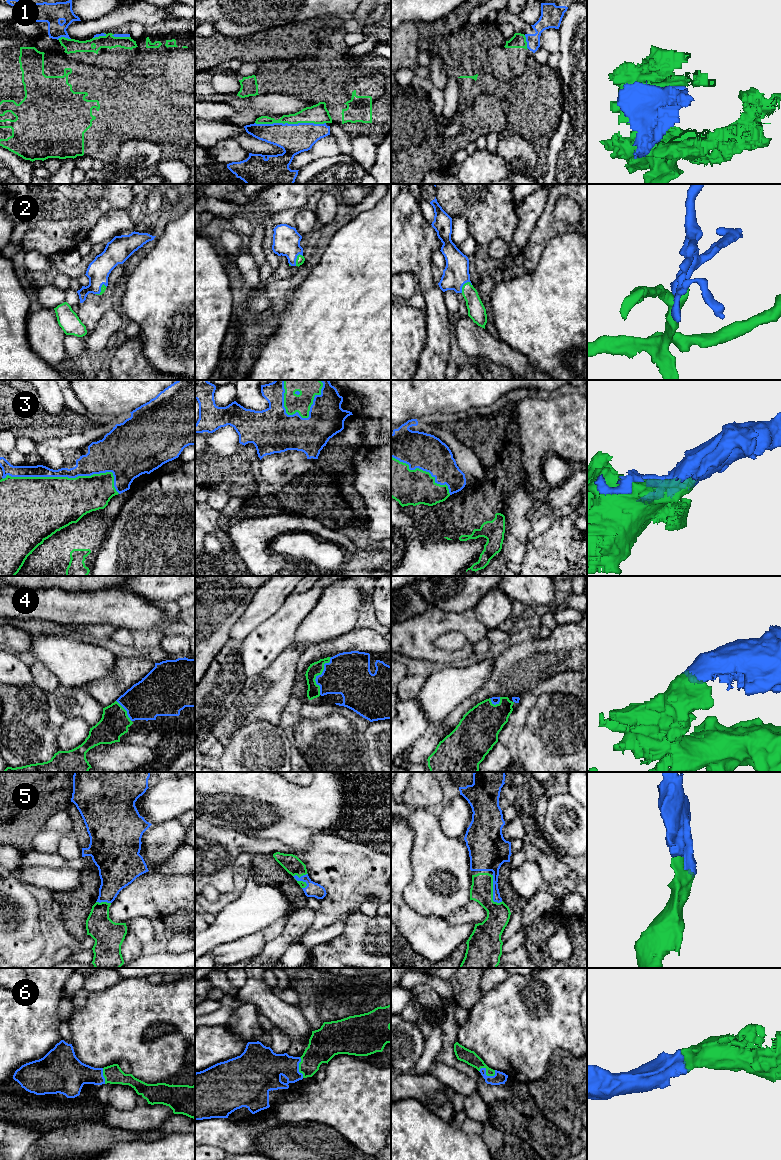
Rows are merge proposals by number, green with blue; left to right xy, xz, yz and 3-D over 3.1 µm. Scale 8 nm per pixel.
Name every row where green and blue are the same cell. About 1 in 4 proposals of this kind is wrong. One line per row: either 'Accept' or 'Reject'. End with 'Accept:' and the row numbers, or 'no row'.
1: Reject
2: Accept
3: Accept
4: Accept
5: Accept
6: Accept
Accept: 2, 3, 4, 5, 6

